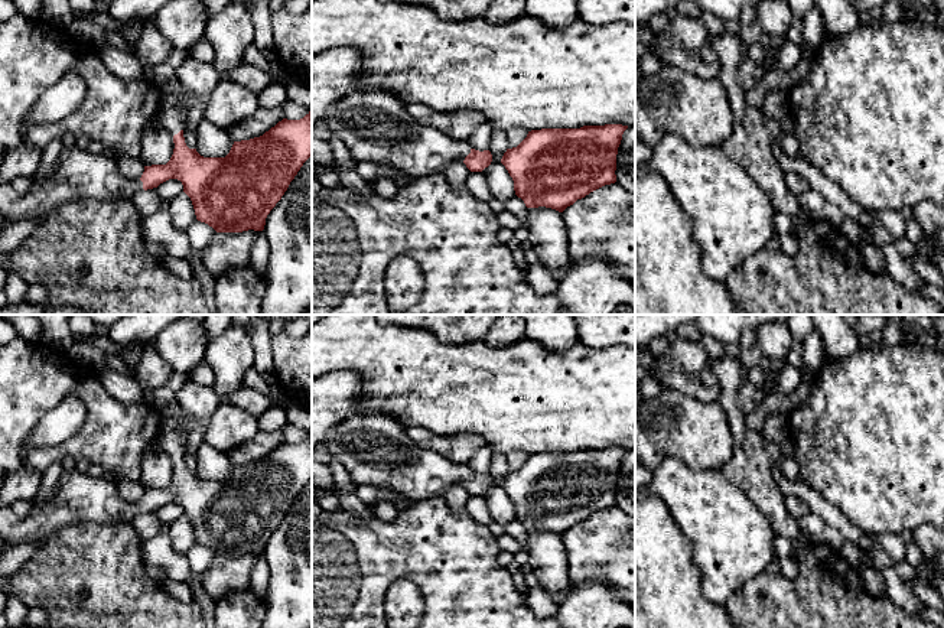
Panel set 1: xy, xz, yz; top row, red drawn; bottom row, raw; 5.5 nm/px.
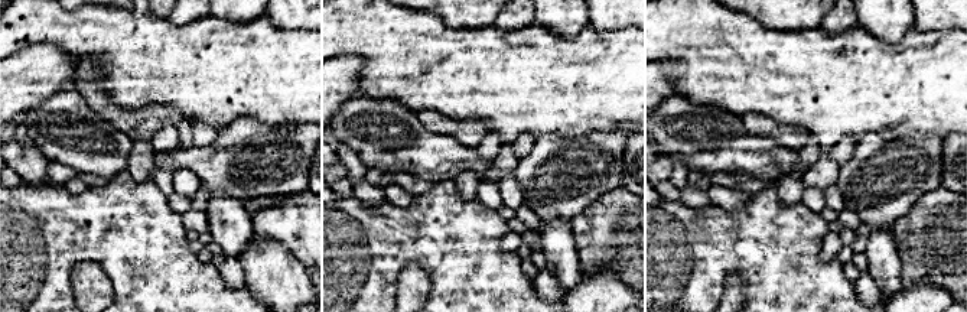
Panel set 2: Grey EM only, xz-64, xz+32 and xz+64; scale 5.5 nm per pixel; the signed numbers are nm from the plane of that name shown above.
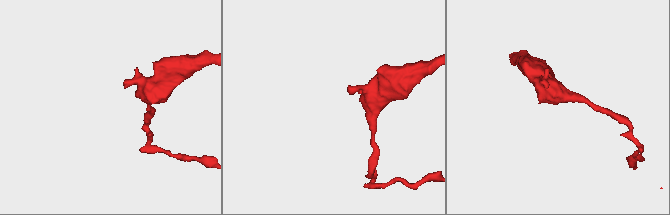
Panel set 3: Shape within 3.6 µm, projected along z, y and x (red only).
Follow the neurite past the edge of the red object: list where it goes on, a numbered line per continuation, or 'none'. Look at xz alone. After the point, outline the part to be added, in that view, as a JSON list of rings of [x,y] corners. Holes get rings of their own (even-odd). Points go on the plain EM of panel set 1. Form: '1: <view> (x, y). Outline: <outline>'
1: xz (376, 449). Outline: [[[384,413],[355,414],[331,429],[323,443],[357,485],[374,485],[413,501],[443,495],[452,485],[463,485],[471,476],[468,465],[452,463],[443,455],[417,446],[406,427]]]

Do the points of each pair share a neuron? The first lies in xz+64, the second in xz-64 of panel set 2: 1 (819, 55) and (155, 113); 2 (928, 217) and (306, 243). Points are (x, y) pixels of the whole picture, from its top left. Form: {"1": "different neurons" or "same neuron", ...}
{"1": "different neurons", "2": "same neuron"}

